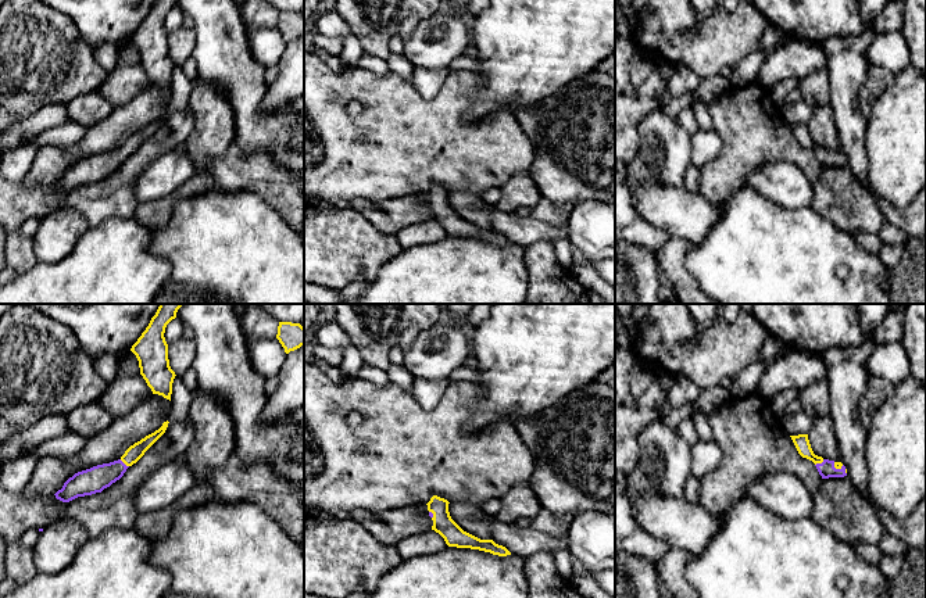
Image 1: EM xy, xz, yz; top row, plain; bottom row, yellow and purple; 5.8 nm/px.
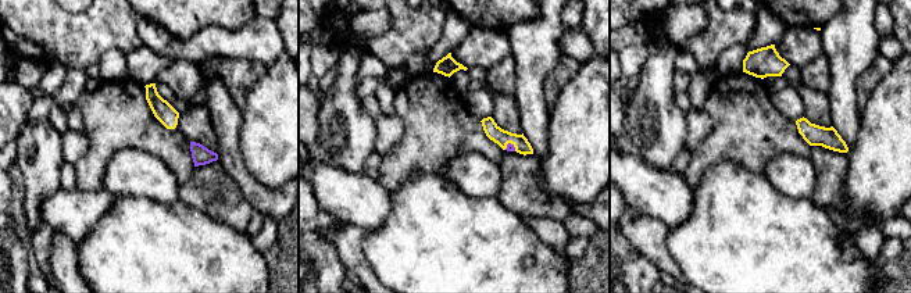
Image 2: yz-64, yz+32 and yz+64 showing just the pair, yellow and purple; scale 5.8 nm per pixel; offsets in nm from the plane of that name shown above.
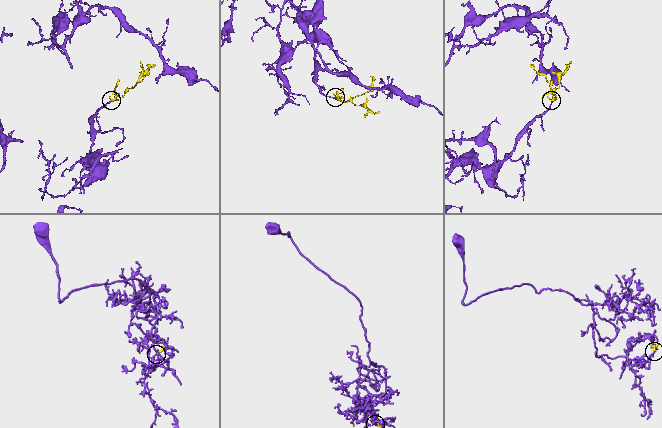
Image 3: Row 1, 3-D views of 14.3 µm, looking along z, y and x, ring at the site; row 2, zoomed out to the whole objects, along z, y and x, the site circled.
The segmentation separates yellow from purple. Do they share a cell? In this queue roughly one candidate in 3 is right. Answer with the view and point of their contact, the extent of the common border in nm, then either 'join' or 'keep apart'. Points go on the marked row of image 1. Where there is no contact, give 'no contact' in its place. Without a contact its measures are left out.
meets yellow in yz at (819, 462); contact 70 nm long; join

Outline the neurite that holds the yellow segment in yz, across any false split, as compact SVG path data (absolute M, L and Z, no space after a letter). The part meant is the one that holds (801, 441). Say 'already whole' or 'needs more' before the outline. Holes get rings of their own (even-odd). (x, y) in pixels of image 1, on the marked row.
needs more | M798 434L798 436L790 436L790 437L791 437L798 454L802 458L807 458L815 463L822 479L847 476L847 469L841 462L823 459L822 456L818 456L814 454L809 440L808 440L808 434Z

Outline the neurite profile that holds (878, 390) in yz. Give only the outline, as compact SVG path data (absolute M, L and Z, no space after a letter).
M882 377L869 379L866 390L858 404L859 418L866 430L872 425L875 412L894 391L895 386L891 382Z

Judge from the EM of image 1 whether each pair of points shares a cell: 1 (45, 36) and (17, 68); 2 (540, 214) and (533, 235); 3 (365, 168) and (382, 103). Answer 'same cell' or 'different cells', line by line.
1: same cell
2: different cells
3: same cell

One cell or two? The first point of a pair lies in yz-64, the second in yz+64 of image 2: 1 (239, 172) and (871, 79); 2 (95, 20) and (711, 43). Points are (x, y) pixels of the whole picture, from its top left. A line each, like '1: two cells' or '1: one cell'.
1: two cells
2: one cell

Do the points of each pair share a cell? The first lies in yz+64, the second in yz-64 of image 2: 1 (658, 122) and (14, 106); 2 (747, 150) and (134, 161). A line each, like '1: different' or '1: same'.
1: different
2: different

